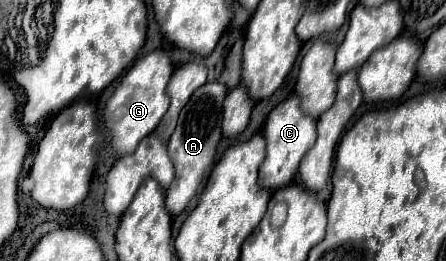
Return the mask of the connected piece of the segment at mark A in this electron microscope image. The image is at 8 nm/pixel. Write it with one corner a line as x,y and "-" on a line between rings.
206,83
202,85
202,89
198,89
198,93
194,93
194,97
190,97
180,113
178,127
168,141
168,153
176,171
174,181
166,189
166,211
170,215
180,215
186,209
190,199
198,193
208,169
214,165
216,147
222,137
222,101
226,97
226,91
228,89
222,83

